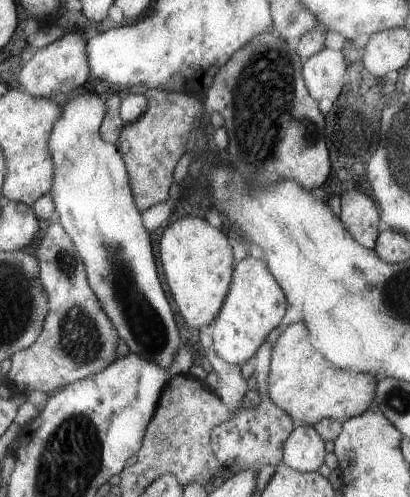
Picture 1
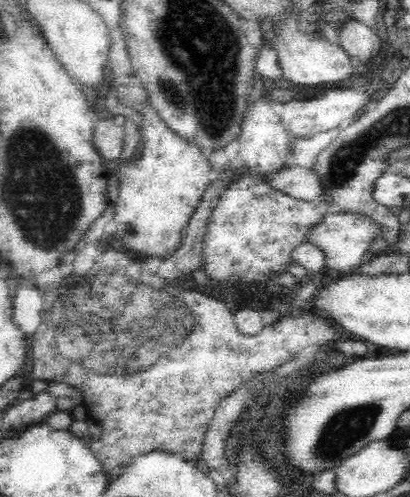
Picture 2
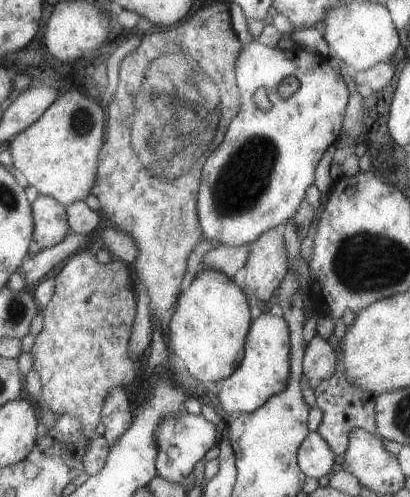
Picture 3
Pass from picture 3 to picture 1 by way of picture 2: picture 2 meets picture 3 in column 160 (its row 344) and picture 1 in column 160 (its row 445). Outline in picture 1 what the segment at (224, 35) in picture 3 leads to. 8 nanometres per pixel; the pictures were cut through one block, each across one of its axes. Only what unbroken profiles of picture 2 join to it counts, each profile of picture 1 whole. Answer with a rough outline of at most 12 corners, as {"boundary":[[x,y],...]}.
{"boundary":[[147,90],[123,128],[141,212],[169,202],[175,168],[205,108],[193,92]]}

